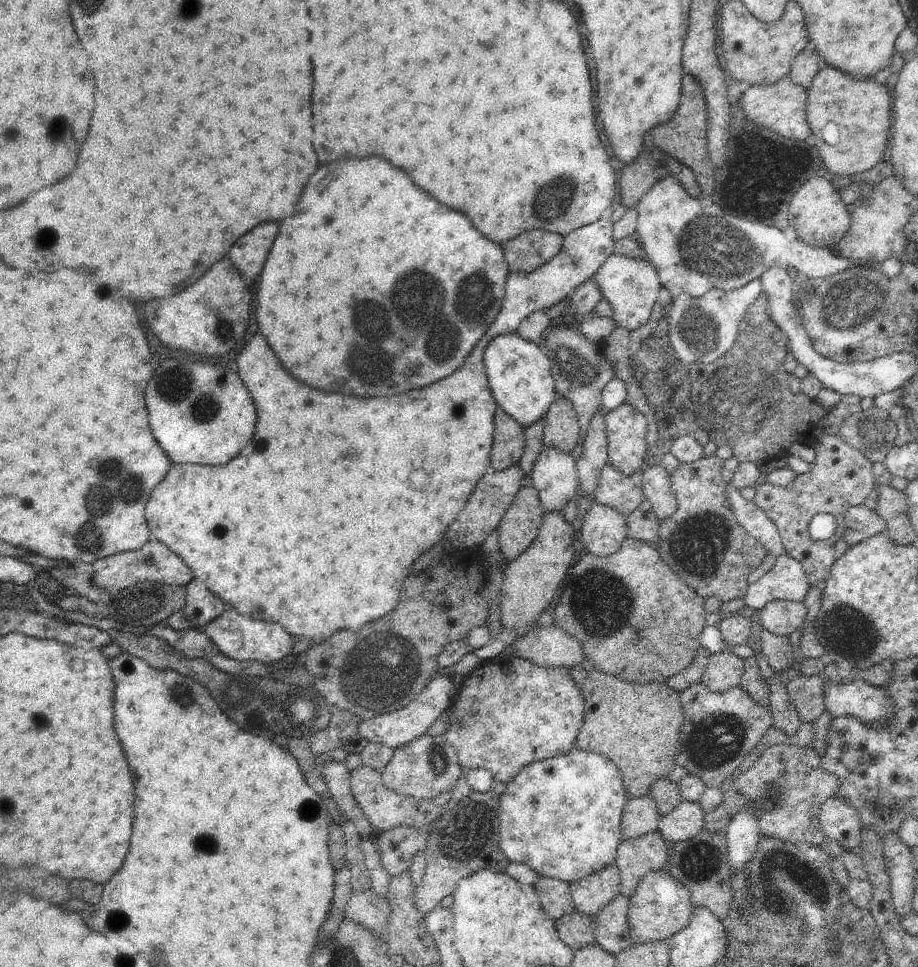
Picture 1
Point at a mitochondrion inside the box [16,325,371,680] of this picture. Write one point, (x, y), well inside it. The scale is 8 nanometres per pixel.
(118, 487)

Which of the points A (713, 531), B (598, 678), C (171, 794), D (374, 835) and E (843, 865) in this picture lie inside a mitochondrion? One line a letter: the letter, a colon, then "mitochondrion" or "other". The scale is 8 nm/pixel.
A: mitochondrion
B: other
C: other
D: other
E: other

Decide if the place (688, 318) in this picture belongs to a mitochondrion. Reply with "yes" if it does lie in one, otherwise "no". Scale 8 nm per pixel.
yes

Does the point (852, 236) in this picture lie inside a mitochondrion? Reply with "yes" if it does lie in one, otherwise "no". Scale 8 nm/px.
no

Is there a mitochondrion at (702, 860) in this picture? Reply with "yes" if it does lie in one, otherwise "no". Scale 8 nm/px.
yes

